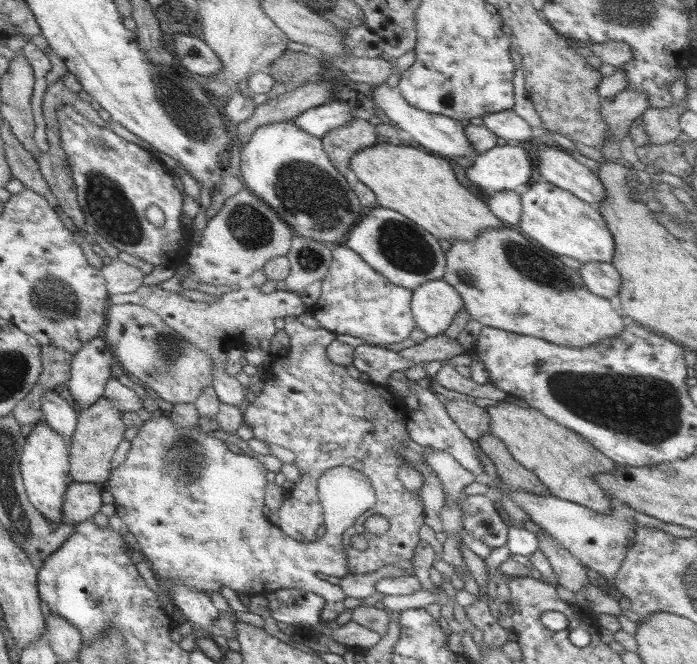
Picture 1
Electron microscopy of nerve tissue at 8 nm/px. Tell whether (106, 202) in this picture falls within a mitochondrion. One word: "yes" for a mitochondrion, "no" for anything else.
yes

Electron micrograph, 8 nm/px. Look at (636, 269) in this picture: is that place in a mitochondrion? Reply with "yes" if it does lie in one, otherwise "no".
no

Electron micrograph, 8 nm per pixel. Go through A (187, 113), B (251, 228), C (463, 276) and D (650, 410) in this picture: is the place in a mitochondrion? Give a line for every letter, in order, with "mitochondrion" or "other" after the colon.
A: mitochondrion
B: mitochondrion
C: mitochondrion
D: mitochondrion

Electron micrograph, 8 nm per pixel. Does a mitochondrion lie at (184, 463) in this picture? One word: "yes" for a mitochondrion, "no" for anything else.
yes

